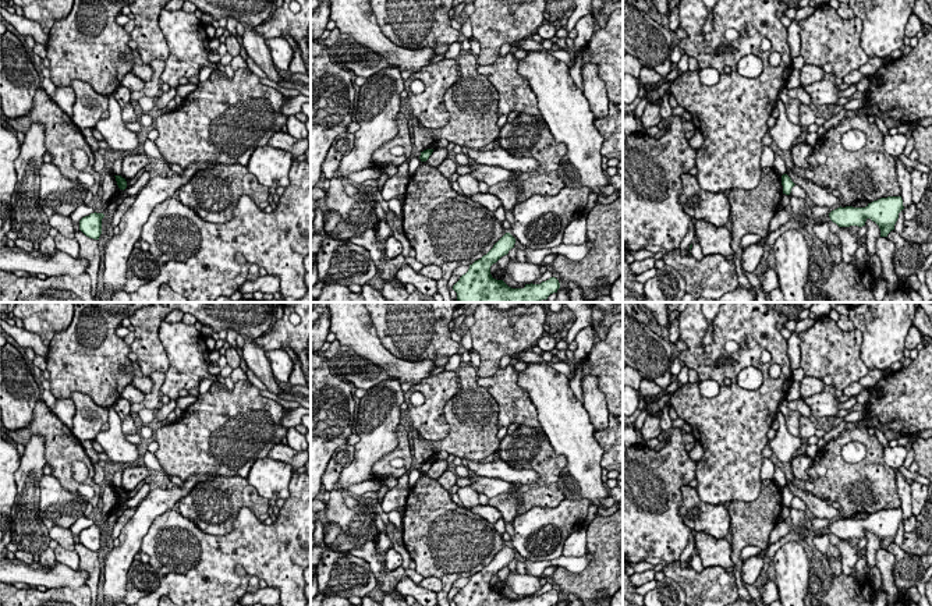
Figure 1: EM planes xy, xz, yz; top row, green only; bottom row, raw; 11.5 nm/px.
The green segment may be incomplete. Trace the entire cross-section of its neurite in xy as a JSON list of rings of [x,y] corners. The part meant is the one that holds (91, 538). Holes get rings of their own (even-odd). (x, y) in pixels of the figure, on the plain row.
[[[91,525],[79,532],[79,542],[89,550],[99,552],[102,546],[103,525]]]

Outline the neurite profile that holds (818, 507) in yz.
[[[787,481],[786,486],[795,497],[801,499],[807,504],[808,510],[814,514],[814,517],[825,520],[840,517],[840,508],[837,506],[829,506],[826,500],[816,497],[808,490],[798,489],[791,481]]]

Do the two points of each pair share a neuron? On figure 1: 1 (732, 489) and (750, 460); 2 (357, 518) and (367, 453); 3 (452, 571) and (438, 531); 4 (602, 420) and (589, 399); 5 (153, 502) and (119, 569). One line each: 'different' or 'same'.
1: same
2: same
3: same
4: same
5: same

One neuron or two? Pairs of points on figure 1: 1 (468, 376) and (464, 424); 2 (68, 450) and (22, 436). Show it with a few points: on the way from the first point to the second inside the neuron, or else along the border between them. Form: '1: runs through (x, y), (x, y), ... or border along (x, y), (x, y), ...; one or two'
1: runs through (468, 387), (468, 413); one
2: runs through (61, 438), (50, 426), (35, 426); one

